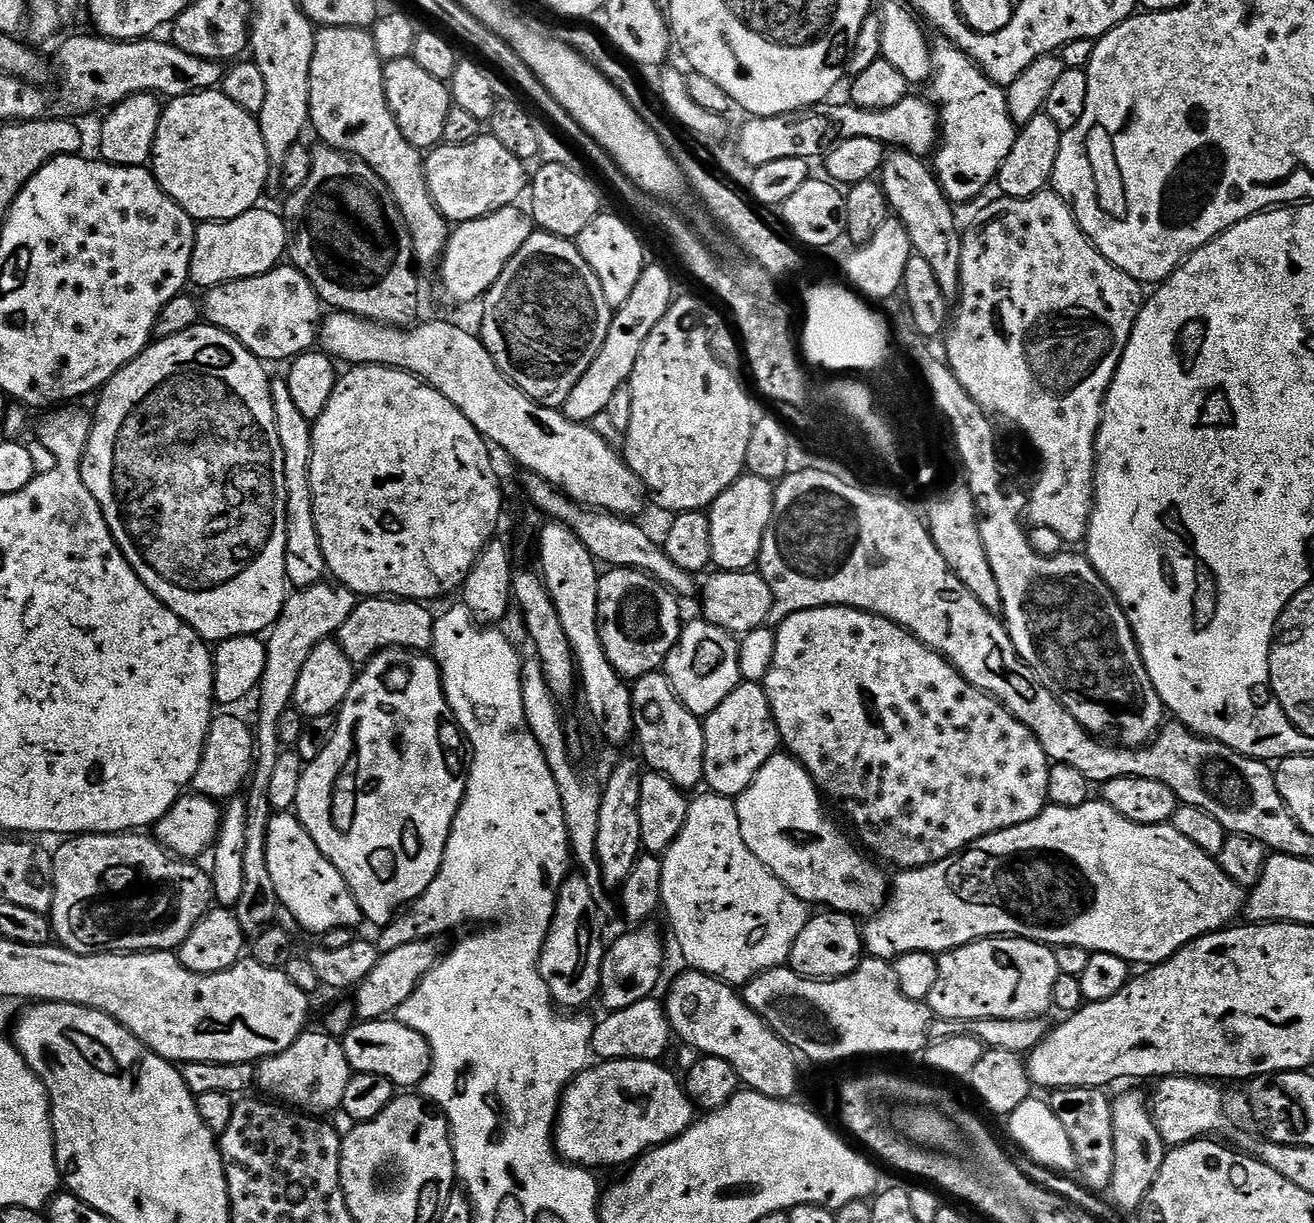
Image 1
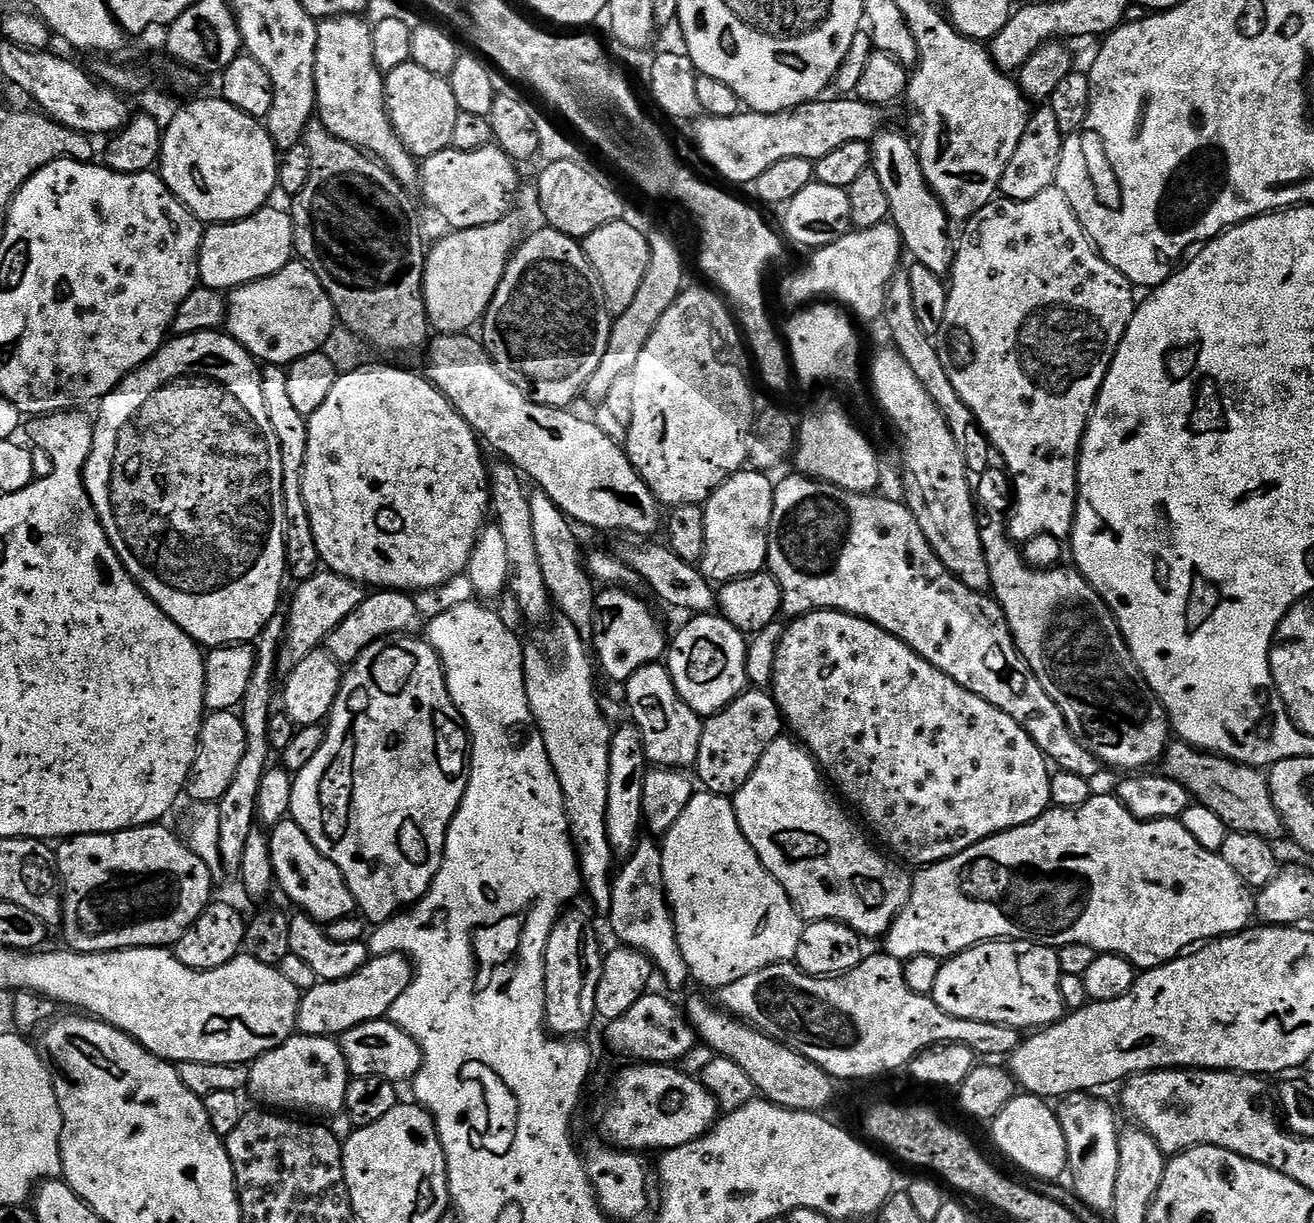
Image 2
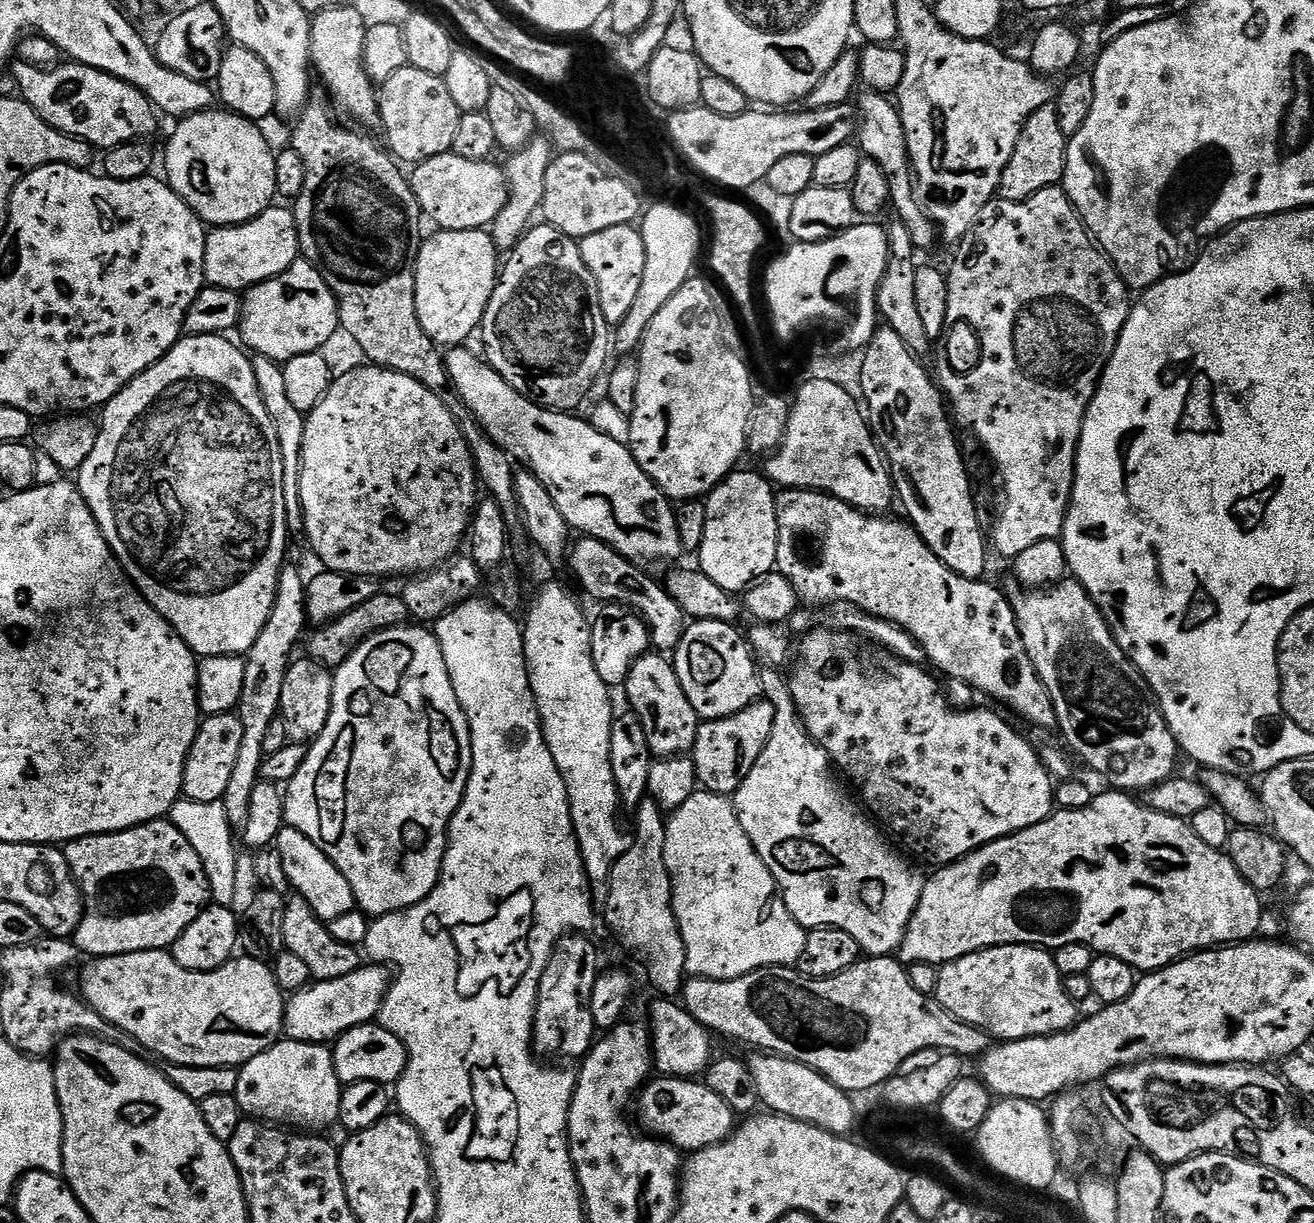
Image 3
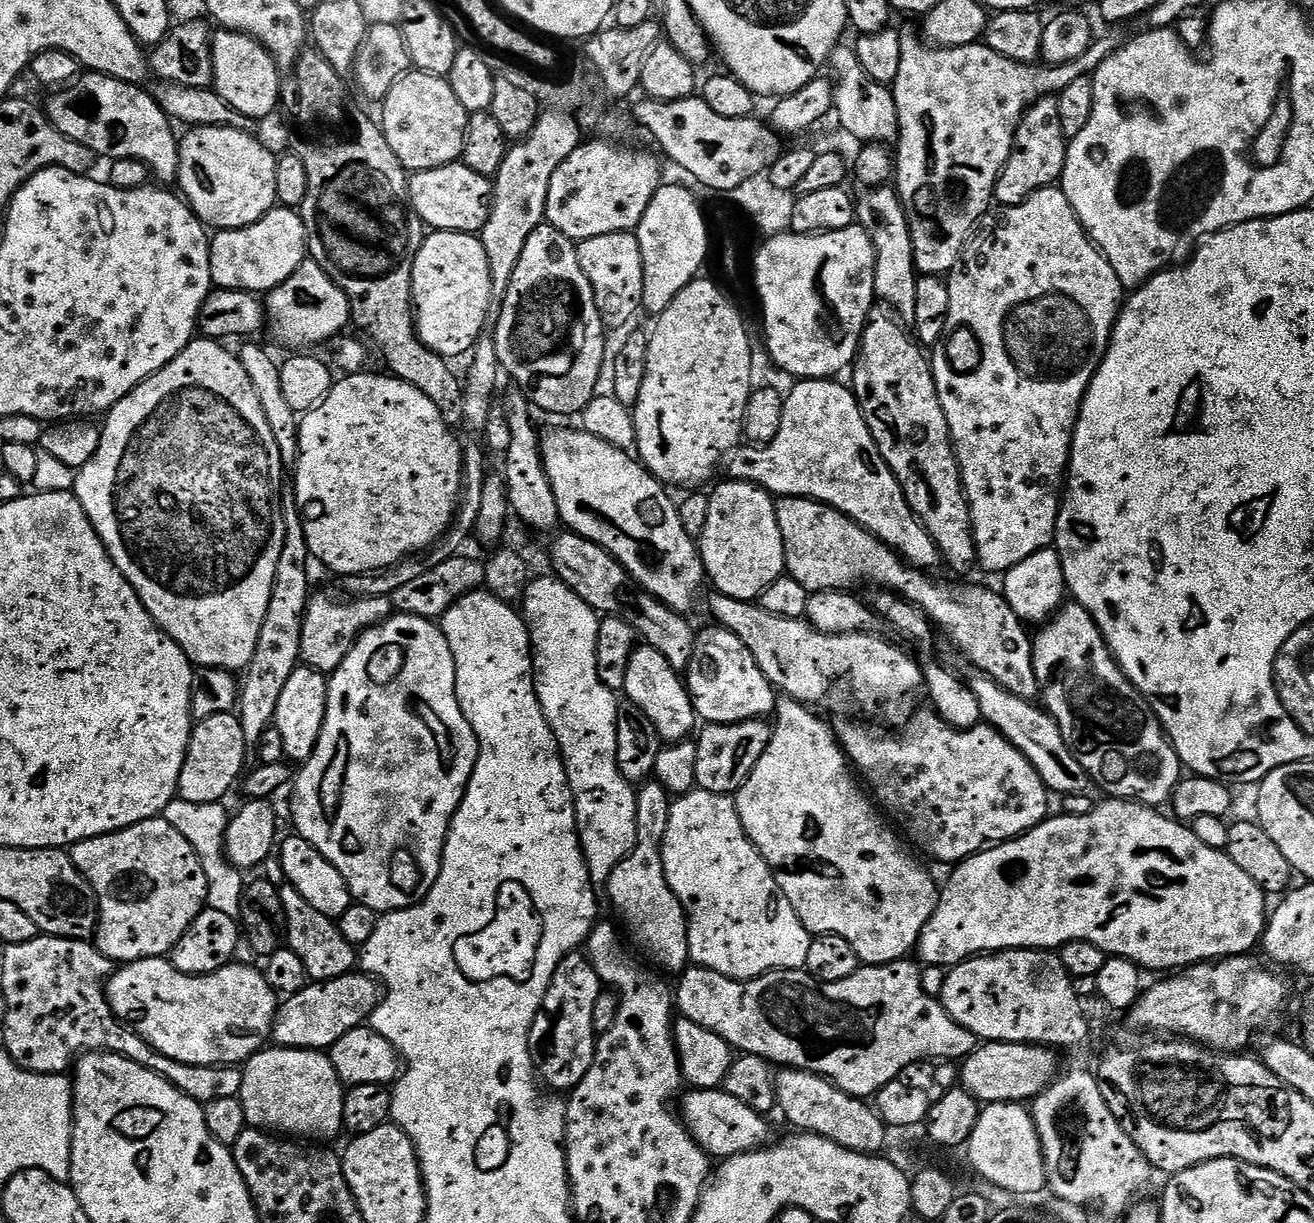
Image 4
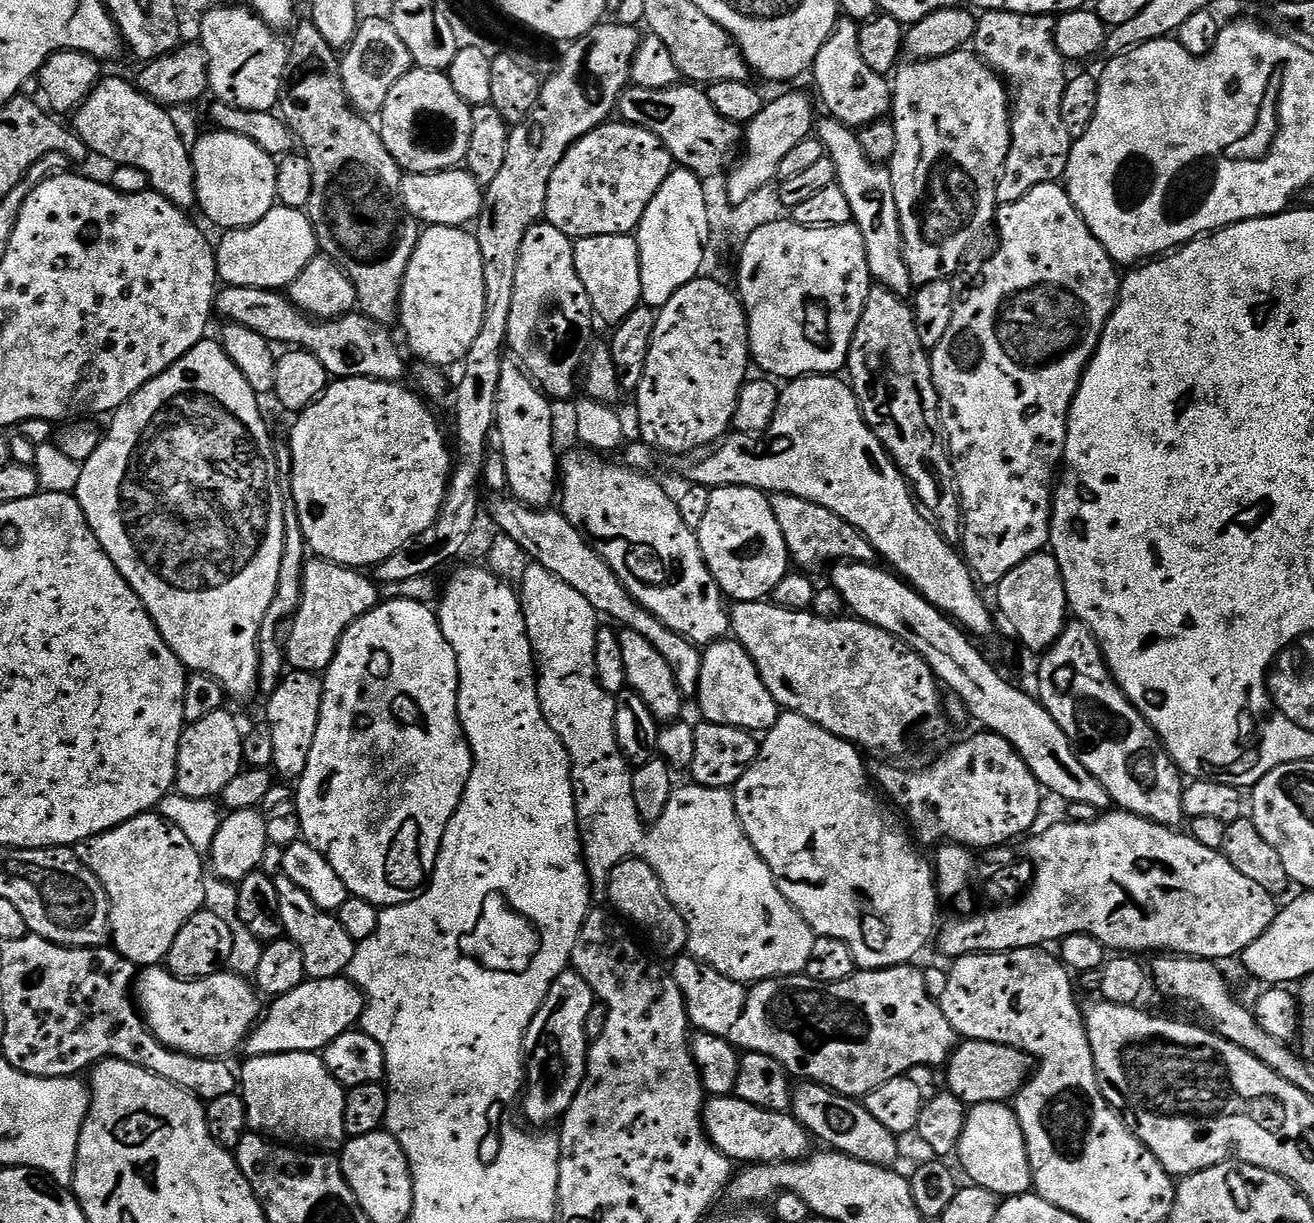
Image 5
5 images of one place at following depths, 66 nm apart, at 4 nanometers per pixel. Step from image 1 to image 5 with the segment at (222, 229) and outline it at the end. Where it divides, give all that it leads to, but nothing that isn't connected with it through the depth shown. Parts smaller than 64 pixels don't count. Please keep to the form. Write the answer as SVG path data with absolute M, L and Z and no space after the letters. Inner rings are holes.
M277 206L249 228L225 231L215 245L217 277L227 287L287 289L294 278L318 255L316 231L308 221L307 211Z

